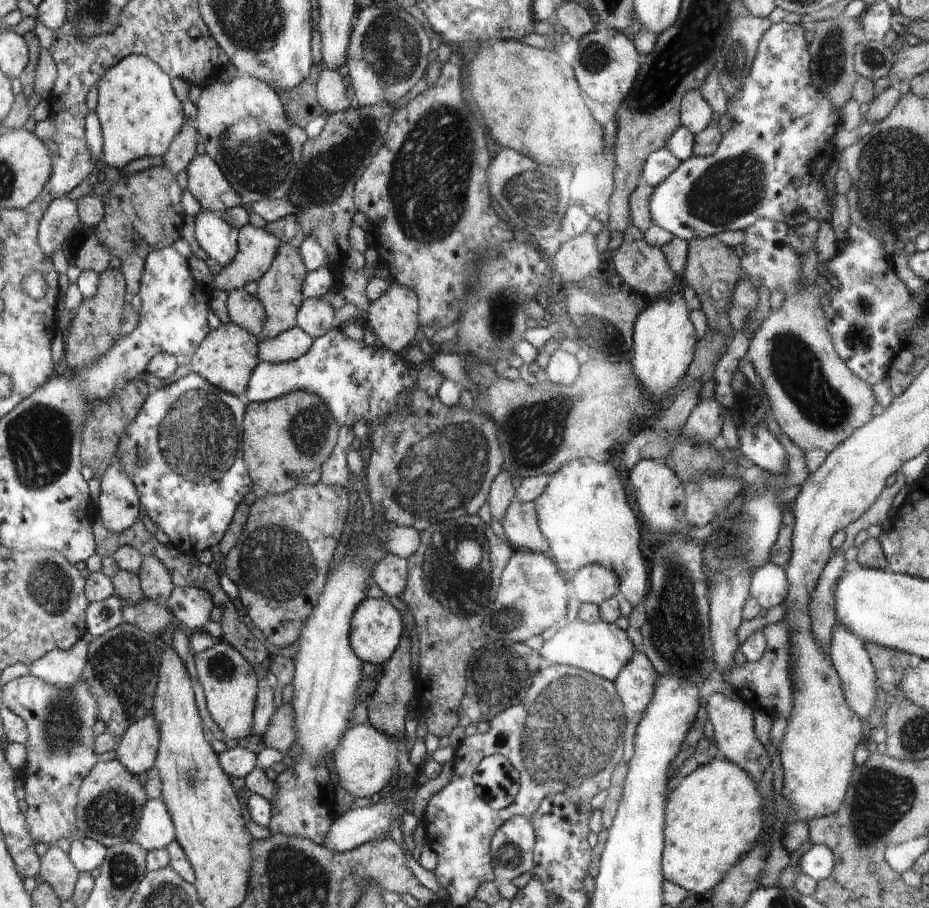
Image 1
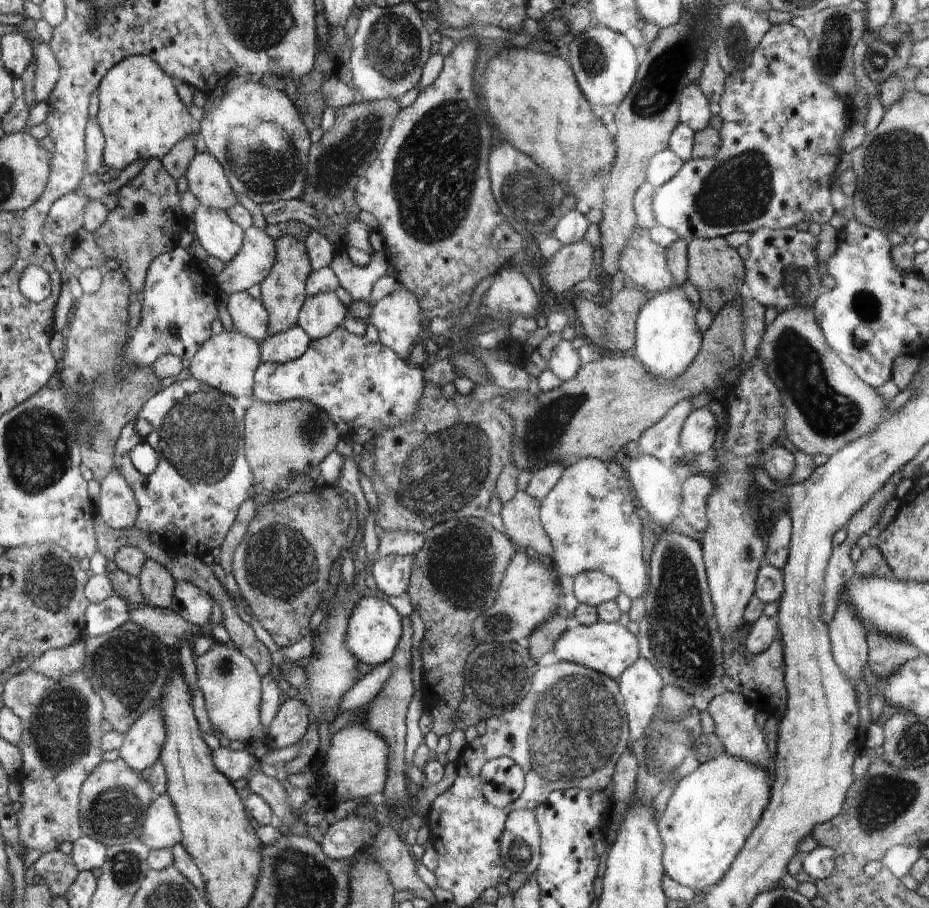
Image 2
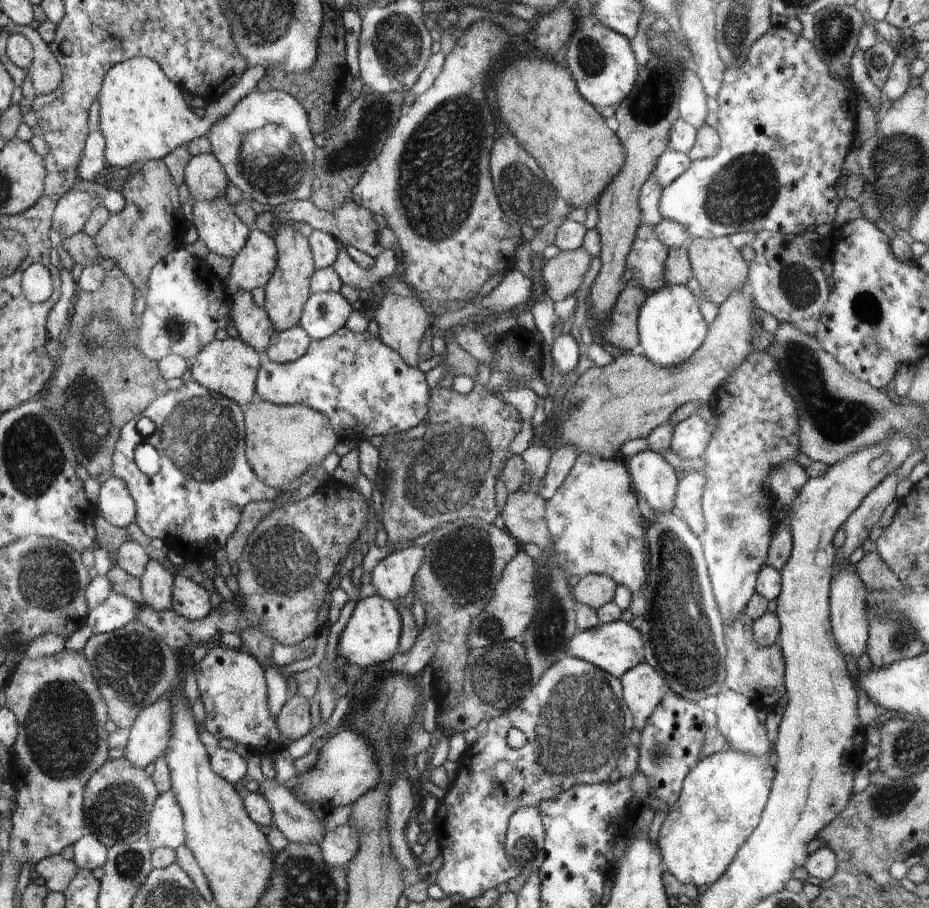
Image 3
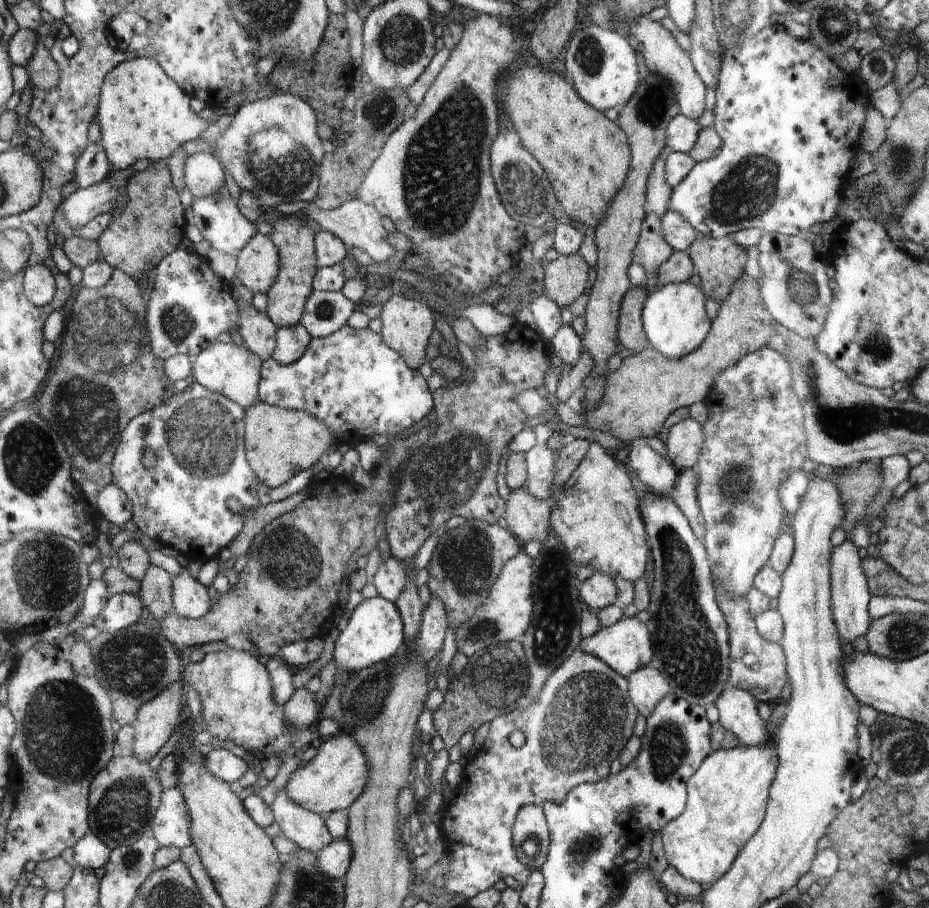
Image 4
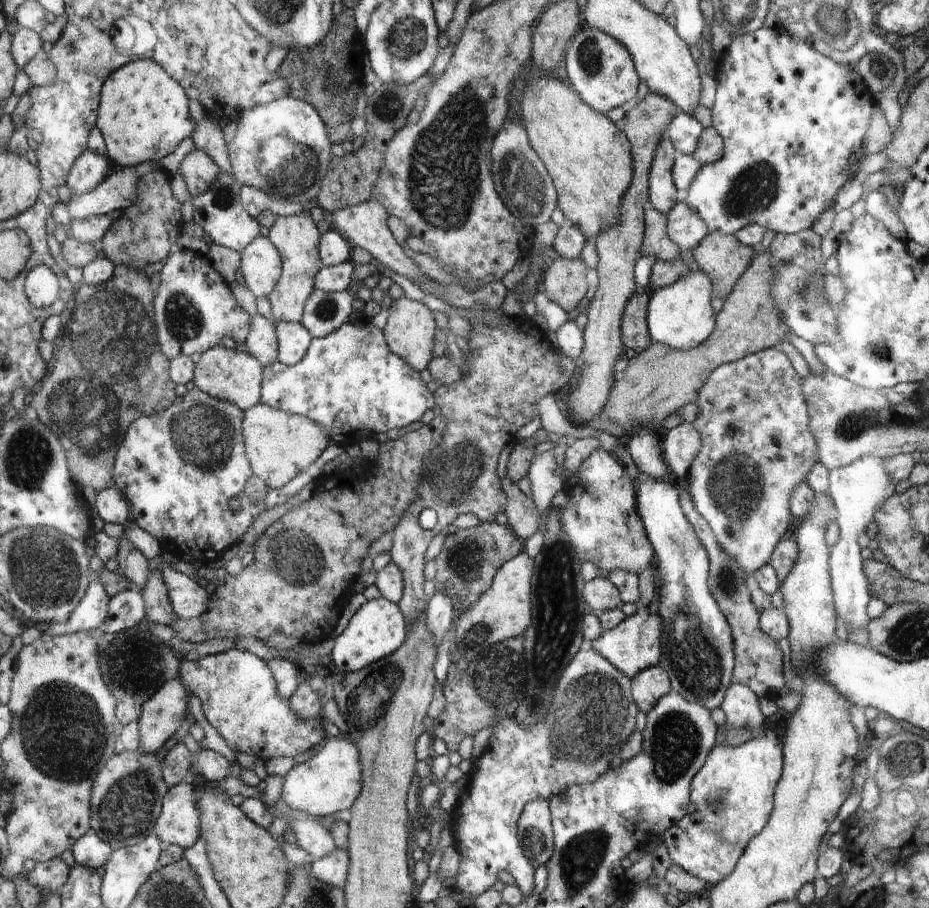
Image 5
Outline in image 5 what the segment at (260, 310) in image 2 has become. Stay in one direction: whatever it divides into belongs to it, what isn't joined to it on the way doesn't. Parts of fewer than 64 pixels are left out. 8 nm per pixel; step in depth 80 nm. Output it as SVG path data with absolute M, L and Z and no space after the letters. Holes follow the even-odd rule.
M254 315L251 332L245 340L246 351L262 366L273 363L278 358L278 343L273 320L262 315Z

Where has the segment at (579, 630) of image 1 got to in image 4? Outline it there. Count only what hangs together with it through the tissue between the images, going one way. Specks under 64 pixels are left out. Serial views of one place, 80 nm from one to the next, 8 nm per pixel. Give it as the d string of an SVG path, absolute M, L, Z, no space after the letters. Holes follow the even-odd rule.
M636 615L633 617L623 616L617 623L609 627L601 627L596 634L587 639L582 638L579 648L585 653L599 658L600 661L615 670L625 679L627 676L646 666L653 659L654 648L651 634L646 623L642 623Z

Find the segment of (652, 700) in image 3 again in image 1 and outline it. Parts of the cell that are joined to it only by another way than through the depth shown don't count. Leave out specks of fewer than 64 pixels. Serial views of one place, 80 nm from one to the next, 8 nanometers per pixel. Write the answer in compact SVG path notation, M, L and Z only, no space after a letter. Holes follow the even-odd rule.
M634 650L630 661L620 670L614 686L624 706L626 718L624 734L624 760L629 762L634 754L634 736L638 722L654 696L654 684L658 675L648 658L639 650Z

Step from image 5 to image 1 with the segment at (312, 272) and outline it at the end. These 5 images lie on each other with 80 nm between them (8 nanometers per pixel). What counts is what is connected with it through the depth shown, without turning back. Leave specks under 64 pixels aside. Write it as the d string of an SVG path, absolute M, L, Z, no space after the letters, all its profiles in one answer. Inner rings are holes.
M280 244L280 249L274 258L274 262L264 276L258 280L257 298L262 302L265 309L264 328L260 332L259 338L262 342L279 337L286 330L296 327L298 313L302 308L306 297L303 295L303 283L307 277L307 270L302 264L302 258L298 254L298 249L290 244Z

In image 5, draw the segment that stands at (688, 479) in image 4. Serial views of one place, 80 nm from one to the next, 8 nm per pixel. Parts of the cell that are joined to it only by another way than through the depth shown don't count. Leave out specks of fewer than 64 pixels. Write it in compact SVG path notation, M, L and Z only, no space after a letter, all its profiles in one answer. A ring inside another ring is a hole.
M684 476L682 480L675 480L674 483L679 492L682 510L707 552L709 560L708 588L710 594L731 628L735 656L733 682L748 686L759 697L776 698L777 694L780 694L785 688L782 651L778 649L777 642L760 629L760 612L752 602L750 588L748 587L751 579L747 578L747 574L737 565L737 560L722 548L708 522L694 508L687 490L686 477Z

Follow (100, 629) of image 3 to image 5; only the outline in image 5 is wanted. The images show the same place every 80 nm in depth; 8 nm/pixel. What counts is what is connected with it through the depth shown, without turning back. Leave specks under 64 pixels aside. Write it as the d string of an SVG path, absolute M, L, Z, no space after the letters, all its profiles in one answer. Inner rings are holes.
M132 587L109 599L108 616L101 629L105 633L119 633L145 622L143 594Z

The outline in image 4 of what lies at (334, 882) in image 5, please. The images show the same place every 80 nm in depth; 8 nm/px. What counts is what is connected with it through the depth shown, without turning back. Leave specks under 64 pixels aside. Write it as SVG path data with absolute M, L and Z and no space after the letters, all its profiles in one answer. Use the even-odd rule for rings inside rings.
M336 839L318 853L318 866L328 878L344 880L352 858L351 844Z

